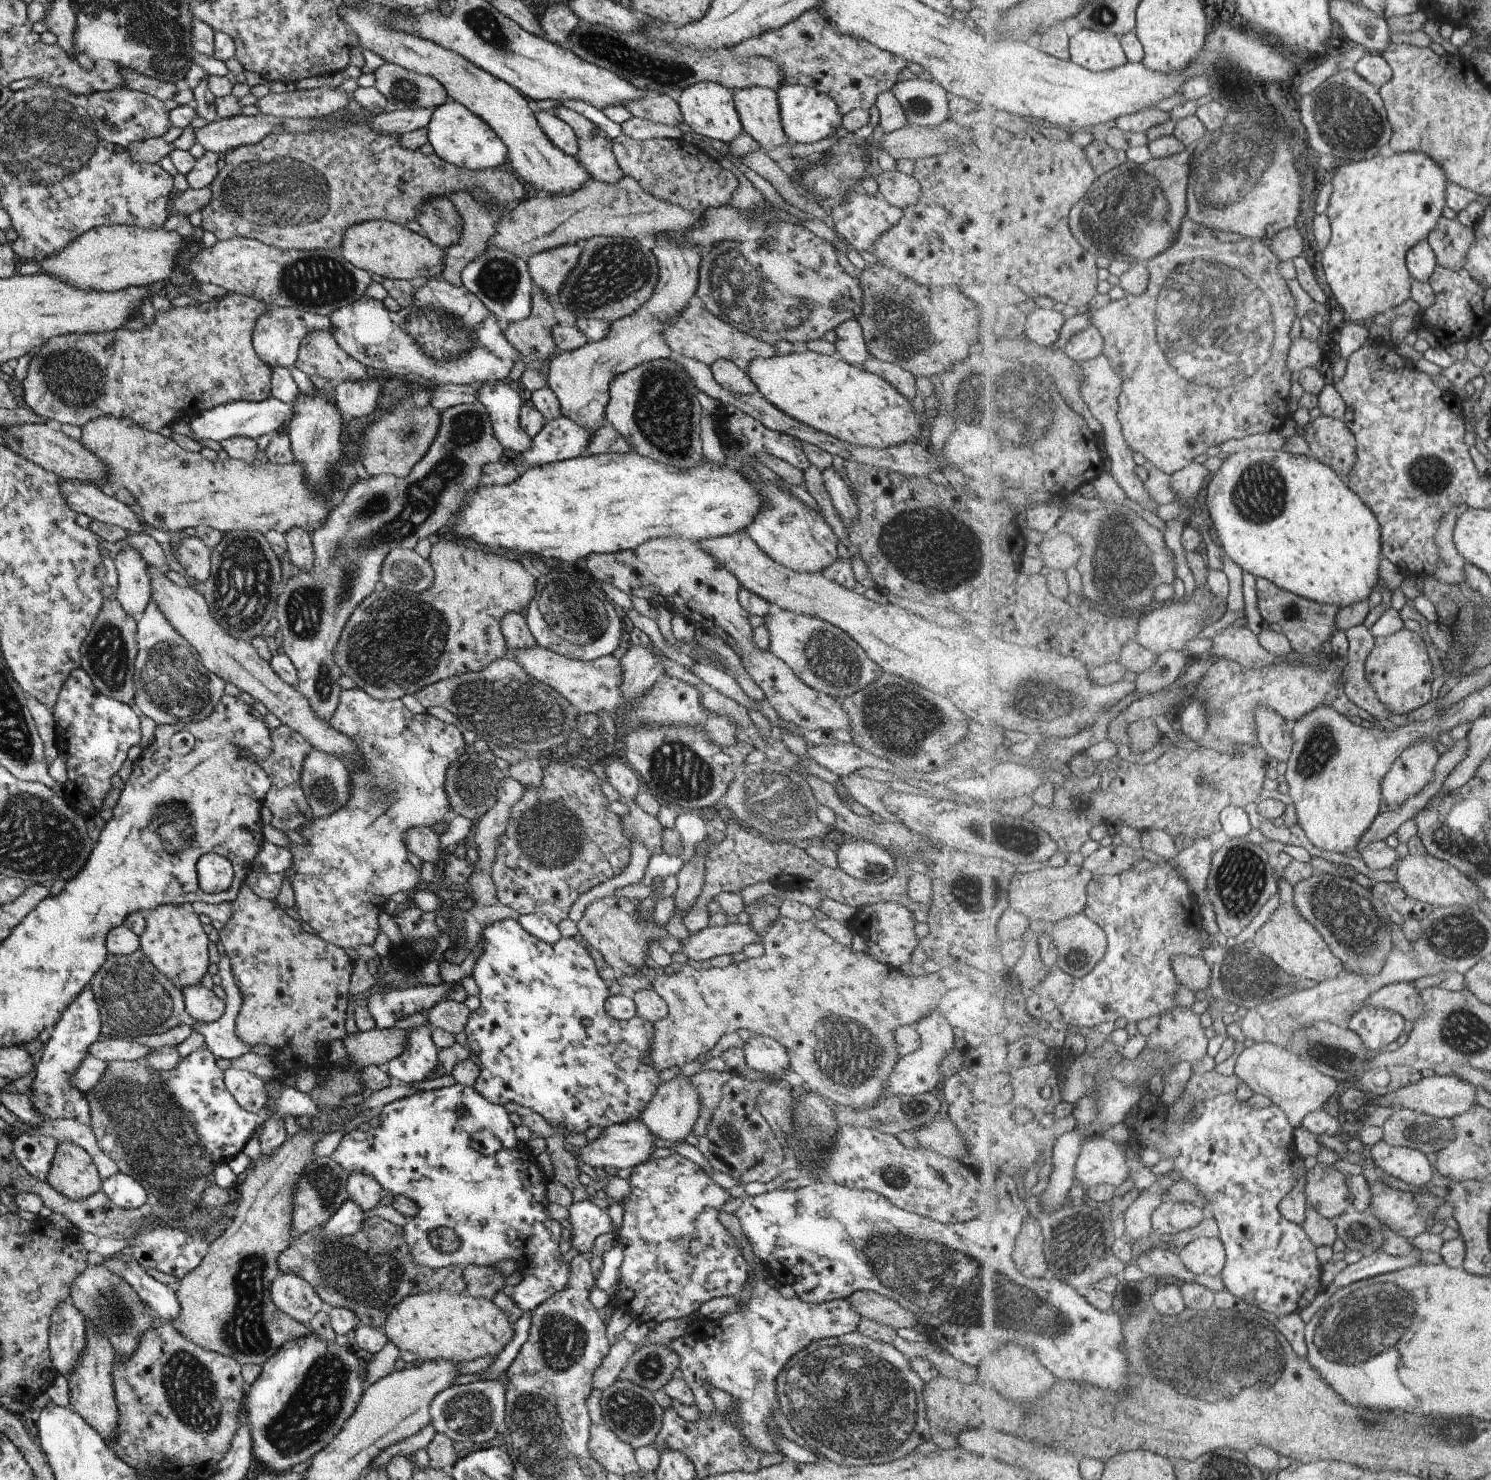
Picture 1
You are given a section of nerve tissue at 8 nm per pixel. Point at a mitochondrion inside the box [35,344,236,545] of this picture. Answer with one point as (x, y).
(74, 378)

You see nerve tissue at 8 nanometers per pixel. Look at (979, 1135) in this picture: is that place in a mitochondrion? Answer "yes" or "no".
no

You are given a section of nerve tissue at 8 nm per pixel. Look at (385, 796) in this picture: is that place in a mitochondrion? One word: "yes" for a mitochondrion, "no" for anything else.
yes

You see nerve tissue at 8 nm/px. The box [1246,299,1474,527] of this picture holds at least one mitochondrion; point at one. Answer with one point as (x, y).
(1429, 476)

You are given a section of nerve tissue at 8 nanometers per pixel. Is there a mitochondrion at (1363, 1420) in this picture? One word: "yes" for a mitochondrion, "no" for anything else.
no

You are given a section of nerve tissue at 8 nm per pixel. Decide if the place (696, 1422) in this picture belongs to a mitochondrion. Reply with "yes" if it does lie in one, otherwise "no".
no

